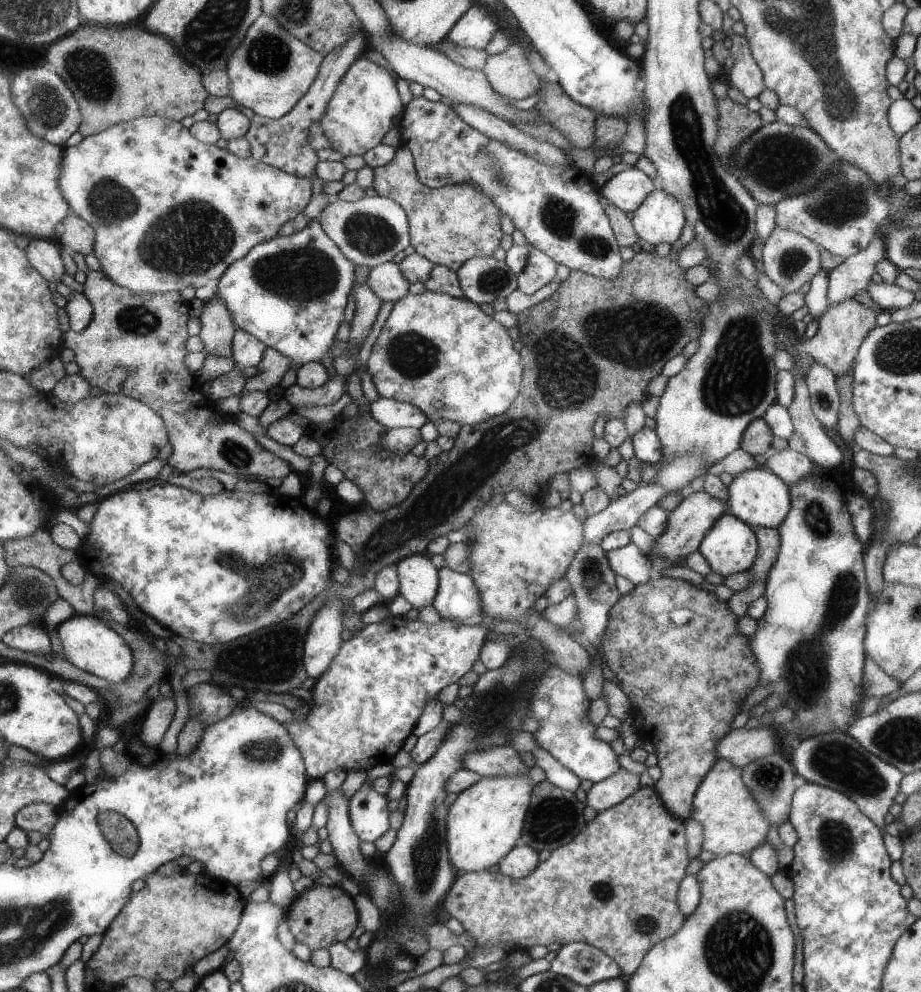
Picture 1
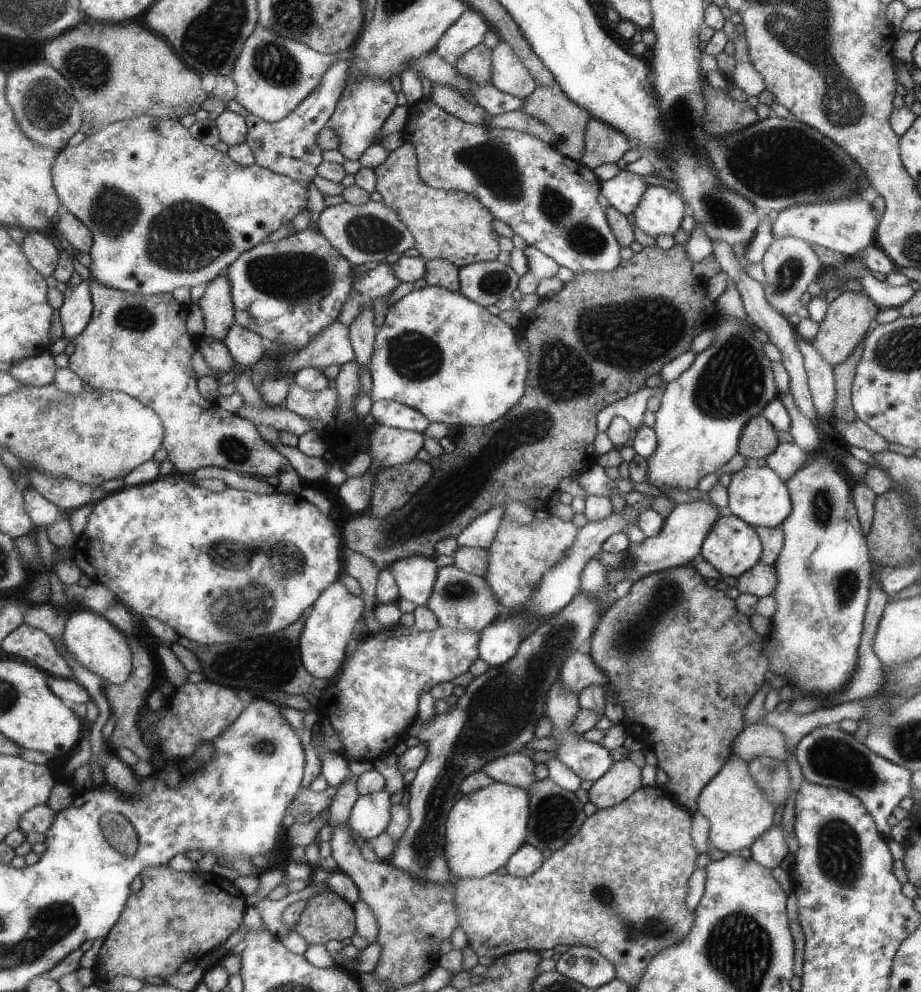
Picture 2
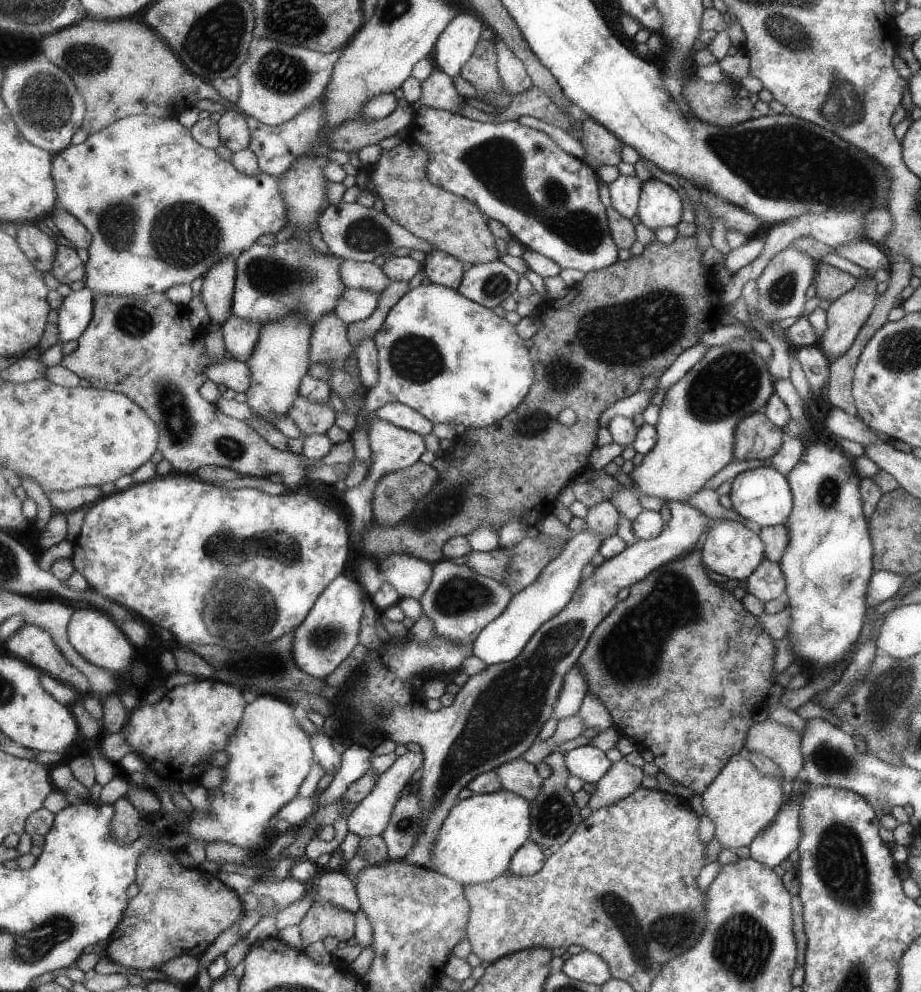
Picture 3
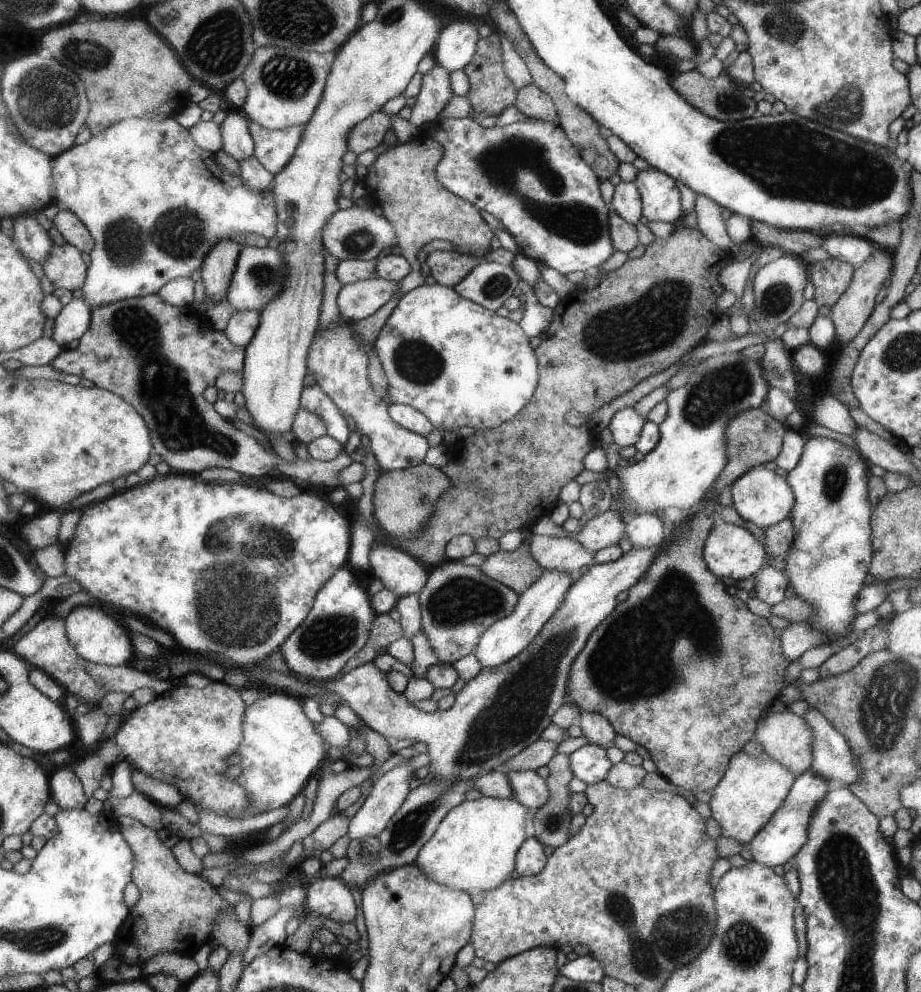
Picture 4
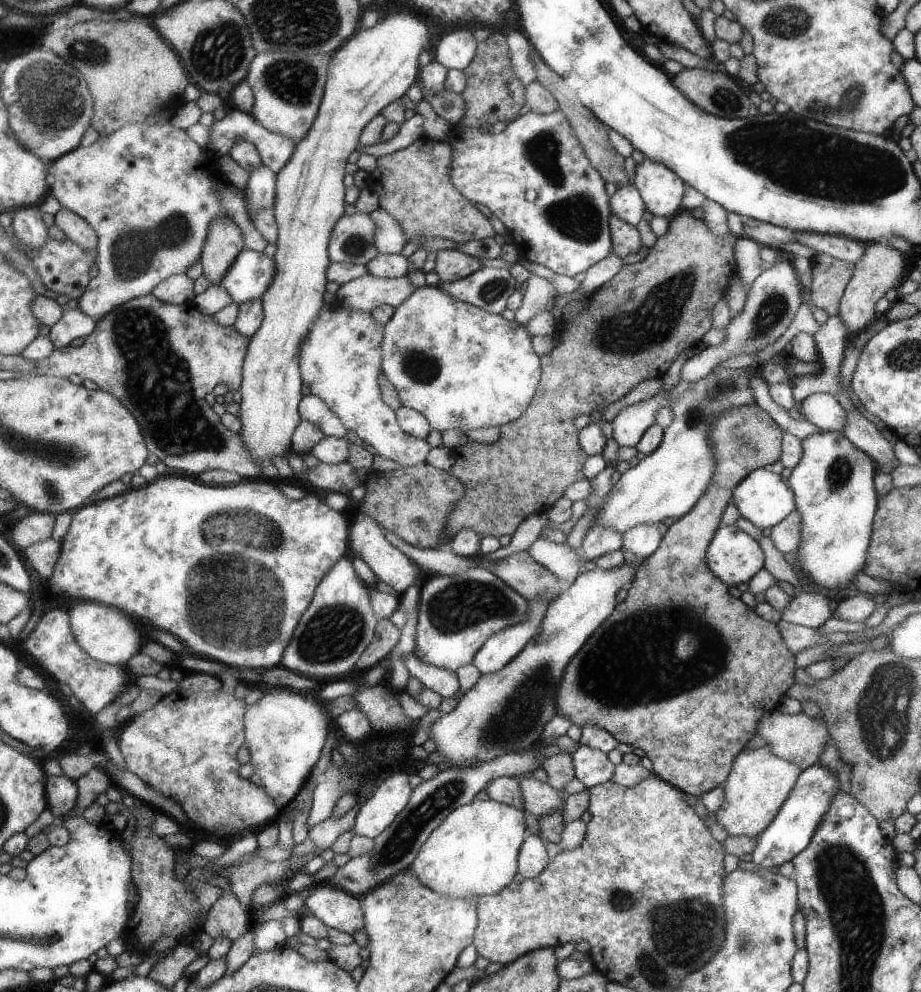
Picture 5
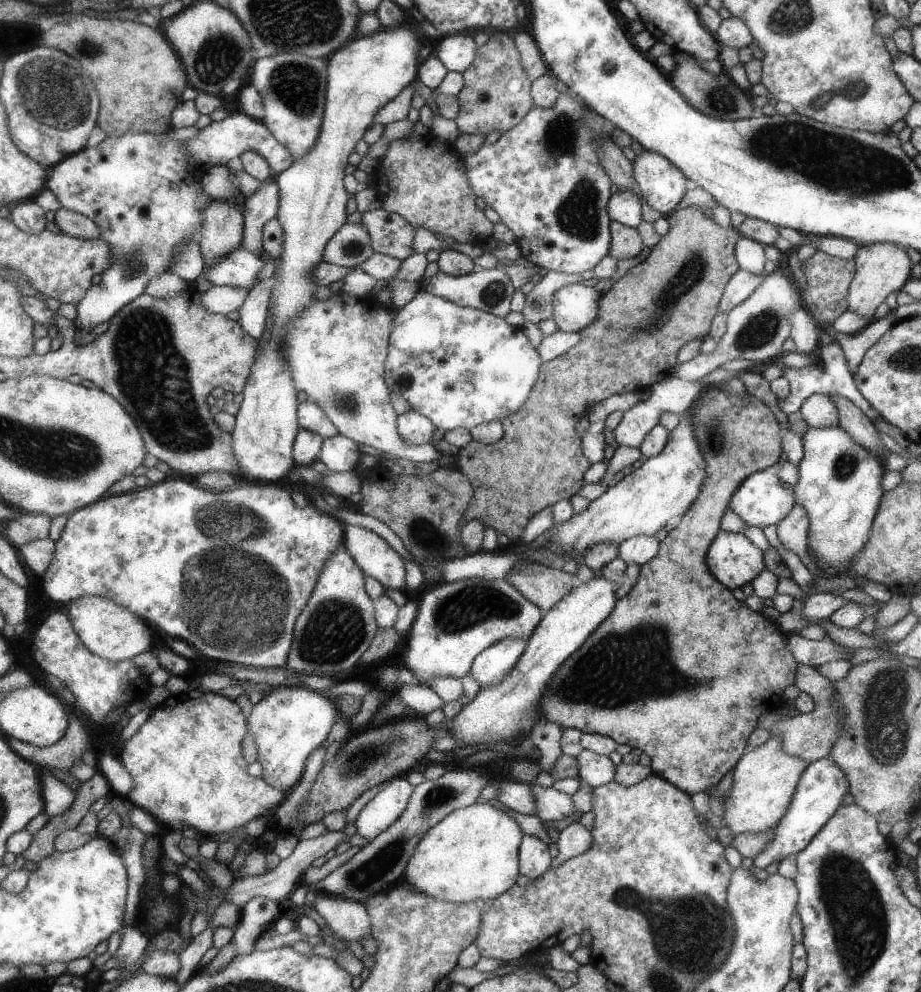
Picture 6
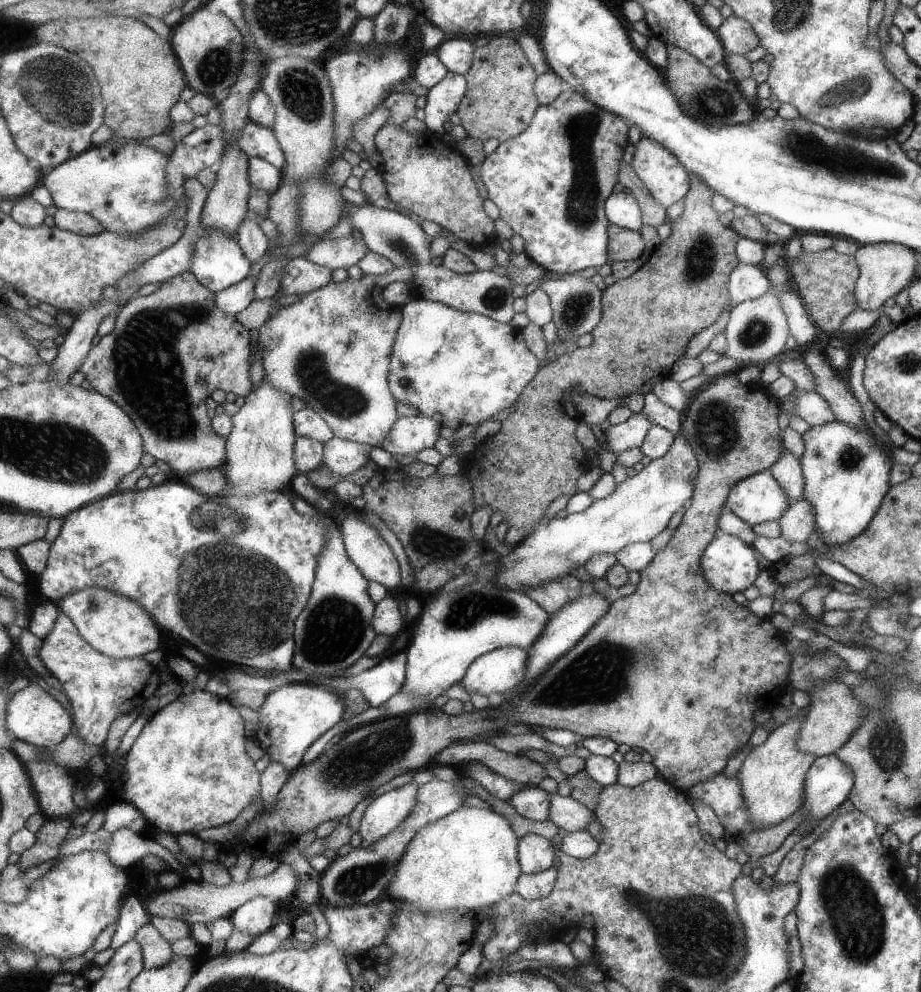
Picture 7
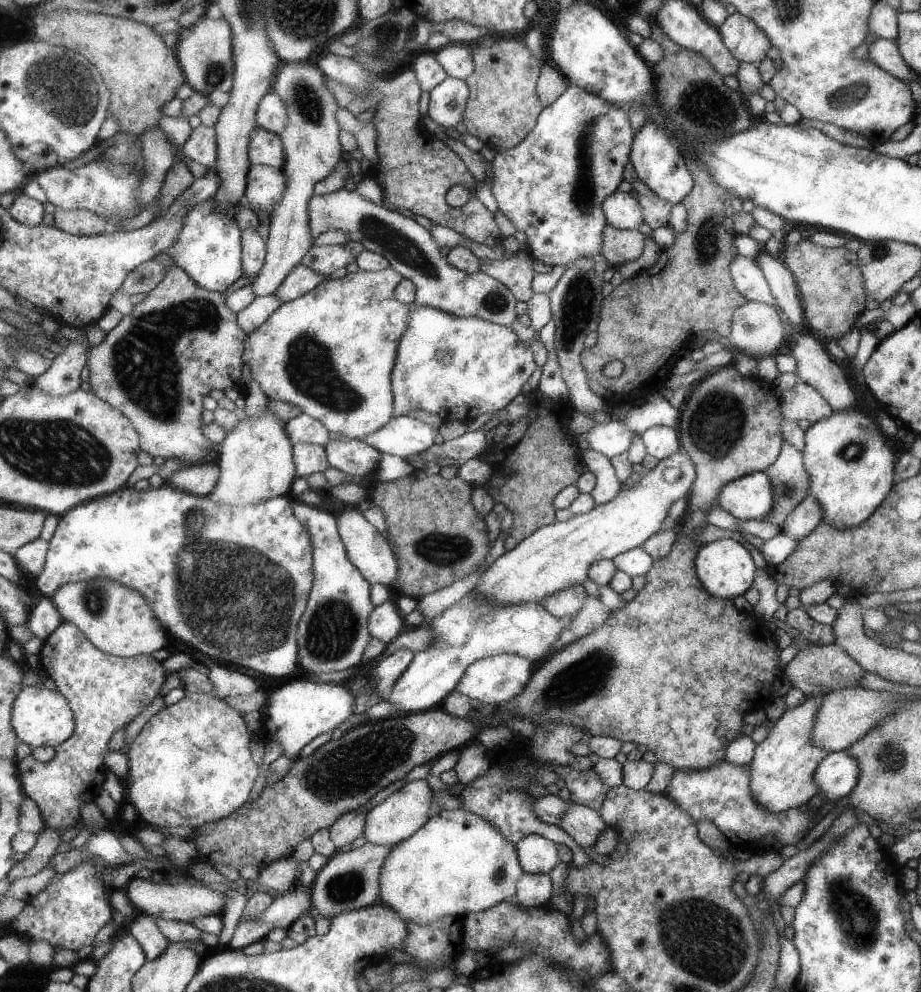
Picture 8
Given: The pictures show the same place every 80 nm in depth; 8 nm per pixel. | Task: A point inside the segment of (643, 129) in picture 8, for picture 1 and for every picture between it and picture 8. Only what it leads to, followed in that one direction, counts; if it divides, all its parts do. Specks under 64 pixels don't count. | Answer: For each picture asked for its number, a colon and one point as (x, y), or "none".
1: (659, 218)
2: (659, 212)
3: (659, 204)
4: (659, 196)
5: (661, 189)
6: (661, 184)
7: (667, 180)

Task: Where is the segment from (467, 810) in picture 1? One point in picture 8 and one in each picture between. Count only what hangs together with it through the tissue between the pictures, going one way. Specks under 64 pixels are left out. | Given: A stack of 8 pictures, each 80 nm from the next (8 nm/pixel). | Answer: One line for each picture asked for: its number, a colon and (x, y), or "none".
2: (485, 828)
3: (476, 843)
4: (475, 848)
5: (475, 852)
6: (474, 854)
7: (469, 858)
8: (459, 863)

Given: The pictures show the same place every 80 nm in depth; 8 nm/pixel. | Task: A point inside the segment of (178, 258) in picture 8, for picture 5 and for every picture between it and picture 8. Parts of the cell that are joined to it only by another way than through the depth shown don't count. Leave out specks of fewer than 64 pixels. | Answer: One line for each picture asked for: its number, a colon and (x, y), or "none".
5: (250, 275)
6: (240, 269)
7: (220, 262)

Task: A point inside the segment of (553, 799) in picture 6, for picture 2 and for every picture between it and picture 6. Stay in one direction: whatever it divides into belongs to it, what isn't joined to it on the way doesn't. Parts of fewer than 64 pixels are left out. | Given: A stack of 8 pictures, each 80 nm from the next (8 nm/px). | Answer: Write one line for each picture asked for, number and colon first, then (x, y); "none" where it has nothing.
2: (517, 769)
3: (522, 778)
4: (529, 788)
5: (541, 799)

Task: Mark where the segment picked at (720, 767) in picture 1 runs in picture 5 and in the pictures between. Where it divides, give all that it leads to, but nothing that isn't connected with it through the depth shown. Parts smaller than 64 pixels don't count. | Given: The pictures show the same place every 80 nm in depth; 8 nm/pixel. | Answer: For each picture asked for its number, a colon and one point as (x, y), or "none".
2: (737, 810)
3: (741, 801)
4: (752, 789)
5: (759, 783)

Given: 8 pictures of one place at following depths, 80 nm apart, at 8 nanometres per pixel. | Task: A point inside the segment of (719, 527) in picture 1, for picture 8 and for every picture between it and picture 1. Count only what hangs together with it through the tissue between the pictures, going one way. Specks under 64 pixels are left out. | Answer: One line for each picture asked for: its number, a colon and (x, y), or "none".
2: (731, 547)
3: (729, 548)
4: (730, 551)
5: (733, 556)
6: (732, 559)
7: (728, 565)
8: (724, 567)

